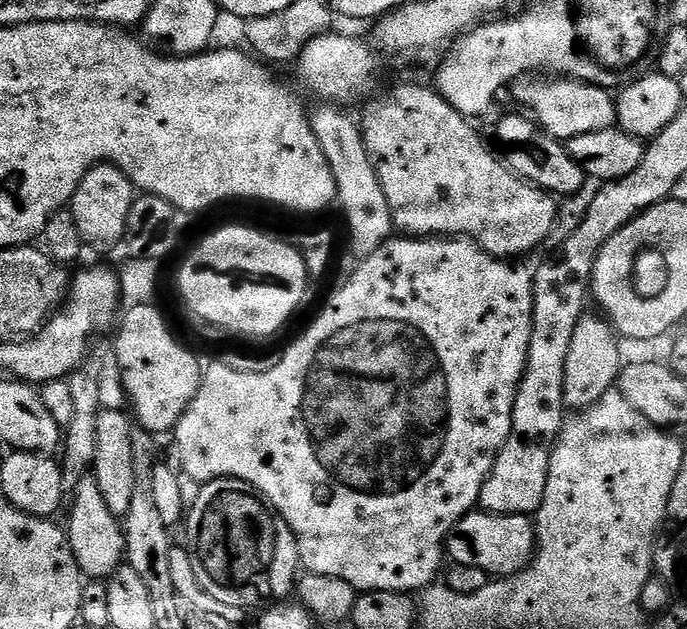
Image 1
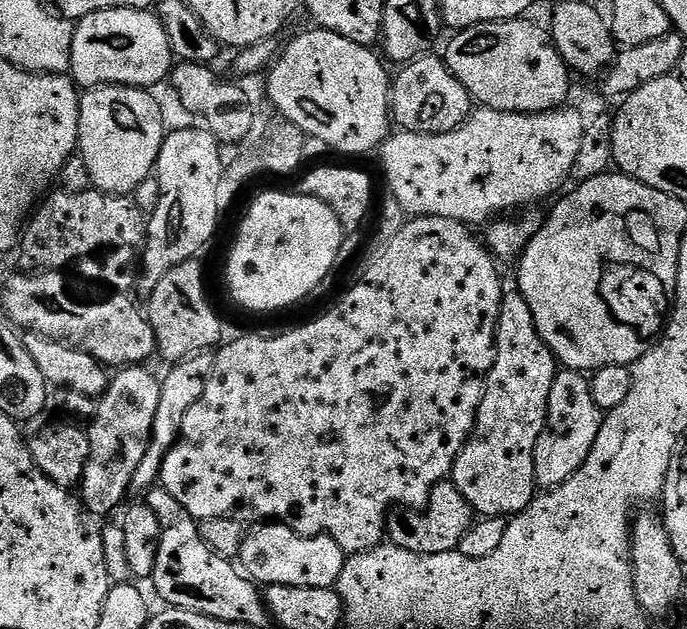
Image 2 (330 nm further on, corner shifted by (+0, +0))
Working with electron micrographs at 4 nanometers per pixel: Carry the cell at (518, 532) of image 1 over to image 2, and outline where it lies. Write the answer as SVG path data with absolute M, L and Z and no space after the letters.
M445 482L432 491L423 511L414 508L393 511L388 517L386 536L397 548L410 550L414 554L442 554L457 551L473 523L472 506L466 502L466 498L462 498L455 484Z

